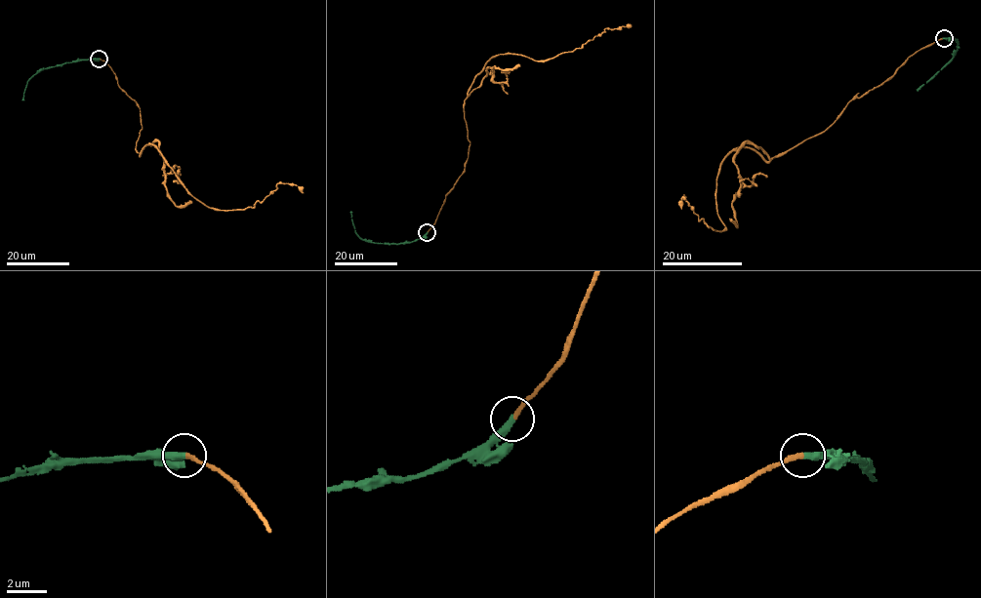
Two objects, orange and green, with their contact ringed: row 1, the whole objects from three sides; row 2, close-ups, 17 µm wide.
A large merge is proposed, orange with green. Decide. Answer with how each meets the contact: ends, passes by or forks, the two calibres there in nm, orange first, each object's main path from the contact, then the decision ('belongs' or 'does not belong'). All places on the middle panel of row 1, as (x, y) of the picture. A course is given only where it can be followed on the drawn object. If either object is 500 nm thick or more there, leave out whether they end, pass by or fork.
orange ends there; green ends there; 200 nm thick on the orange side, 360 nm on the other; orange runs (427, 232), (465, 166), (464, 101), (489, 59), (509, 54), (553, 59), (606, 29), (632, 26); green runs (427, 232), (411, 242), (367, 242), (356, 233), (350, 211); belongs

